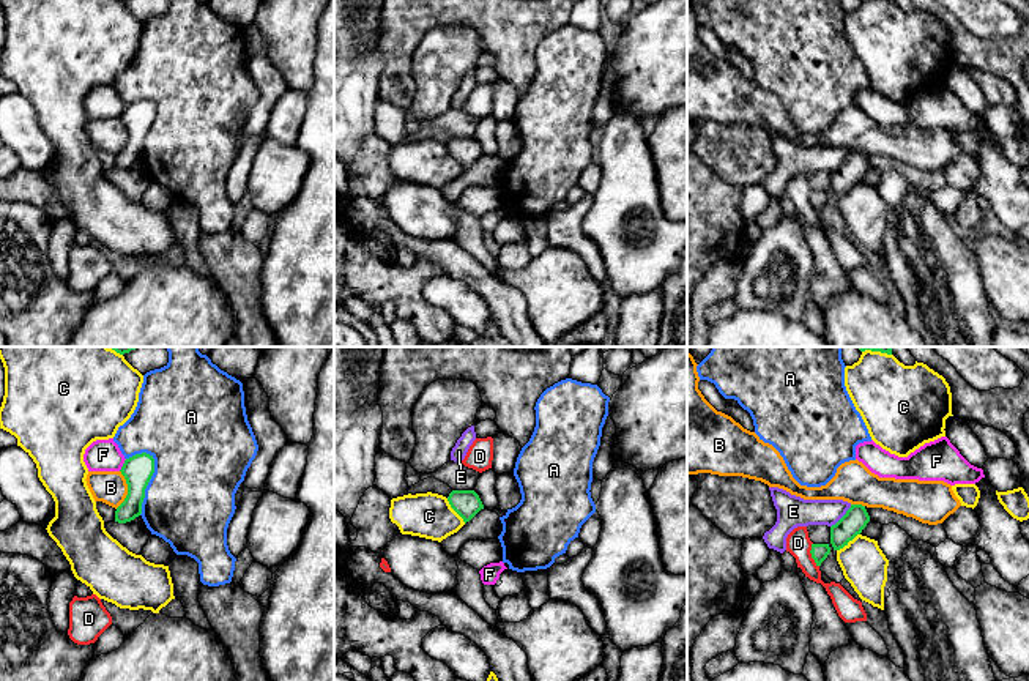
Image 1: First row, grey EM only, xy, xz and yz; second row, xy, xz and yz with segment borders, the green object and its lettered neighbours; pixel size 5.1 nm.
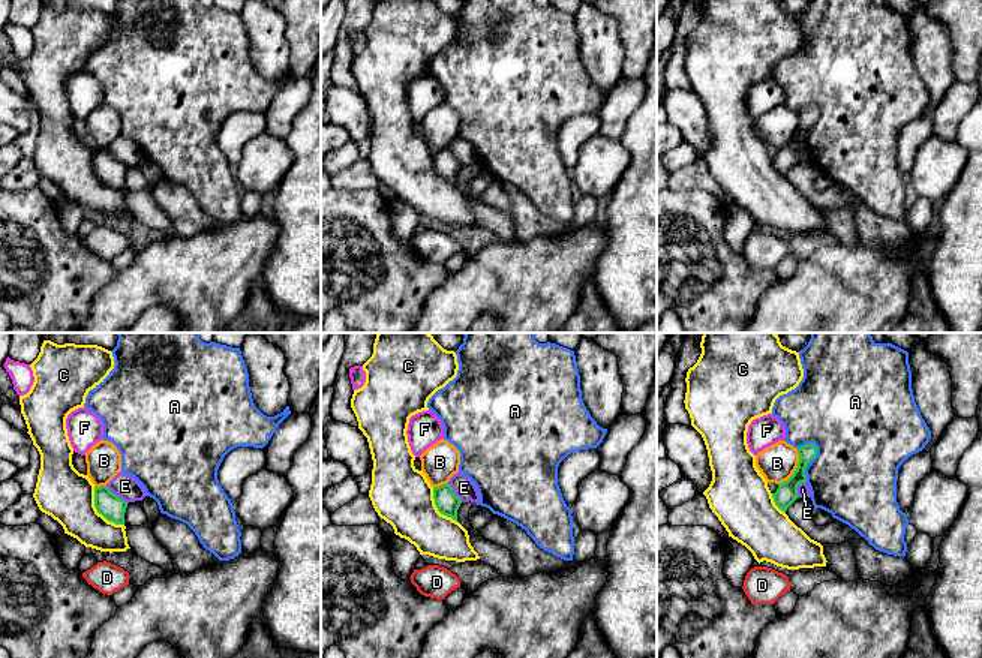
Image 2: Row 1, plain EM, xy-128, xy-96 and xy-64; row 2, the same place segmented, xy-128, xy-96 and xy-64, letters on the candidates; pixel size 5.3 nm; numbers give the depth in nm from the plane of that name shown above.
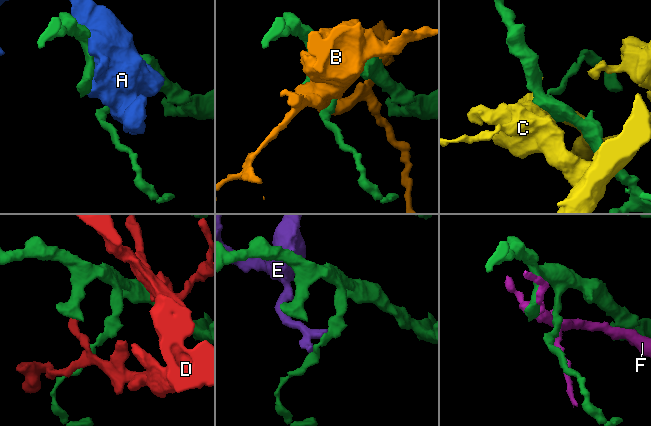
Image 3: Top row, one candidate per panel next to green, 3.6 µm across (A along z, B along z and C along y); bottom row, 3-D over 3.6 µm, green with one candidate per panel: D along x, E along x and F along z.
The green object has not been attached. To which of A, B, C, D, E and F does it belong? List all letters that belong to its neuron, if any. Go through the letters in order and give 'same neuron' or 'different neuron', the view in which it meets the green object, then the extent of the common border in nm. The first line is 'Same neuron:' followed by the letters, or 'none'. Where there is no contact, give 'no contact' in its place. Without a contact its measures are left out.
Same neuron: none
A: different neuron; contact in xy; length 320 nm
B: different neuron; contact in xy; length 200 nm
C: different neuron; contact in xz; length 160 nm
D: different neuron; contact in yz; length 130 nm
E: different neuron; contact in yz; length 160 nm
F: different neuron; contact in xy; length 80 nm

